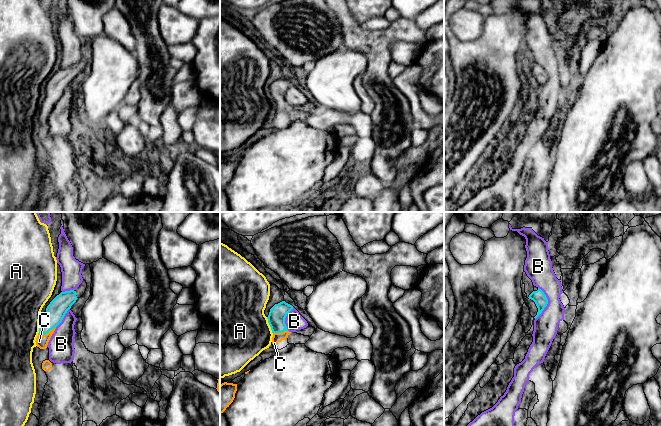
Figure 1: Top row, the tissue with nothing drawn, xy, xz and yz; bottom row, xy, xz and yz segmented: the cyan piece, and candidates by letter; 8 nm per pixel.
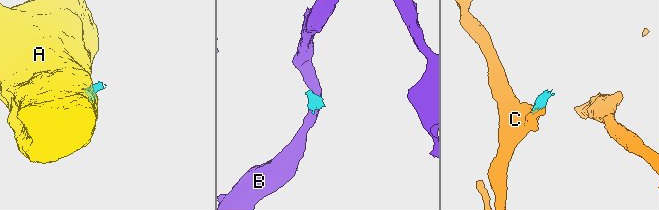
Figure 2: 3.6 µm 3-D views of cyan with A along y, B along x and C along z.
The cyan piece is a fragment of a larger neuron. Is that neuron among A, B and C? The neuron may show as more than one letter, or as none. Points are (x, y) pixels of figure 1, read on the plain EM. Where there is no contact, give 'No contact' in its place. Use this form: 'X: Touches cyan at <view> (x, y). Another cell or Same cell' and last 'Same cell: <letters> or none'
A: Touches cyan at xz (269, 100). Another cell
B: Touches cyan at yz (547, 79). Another cell
C: Touches cyan at xy (46, 109). Same cell
Same cell: C

